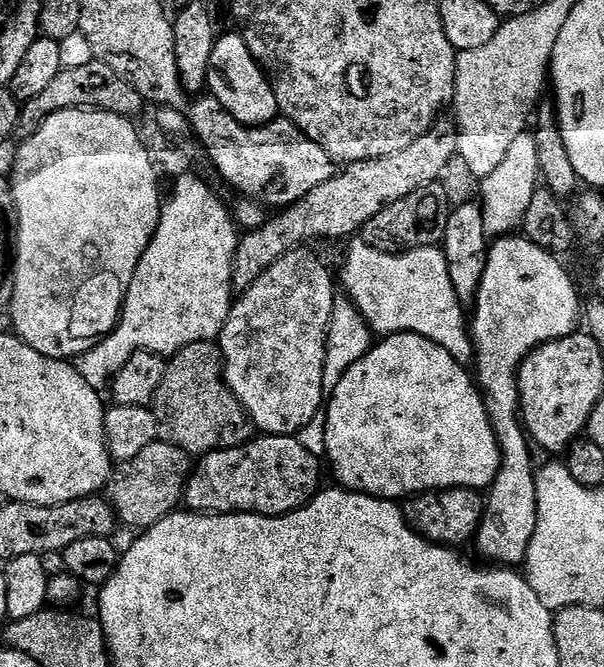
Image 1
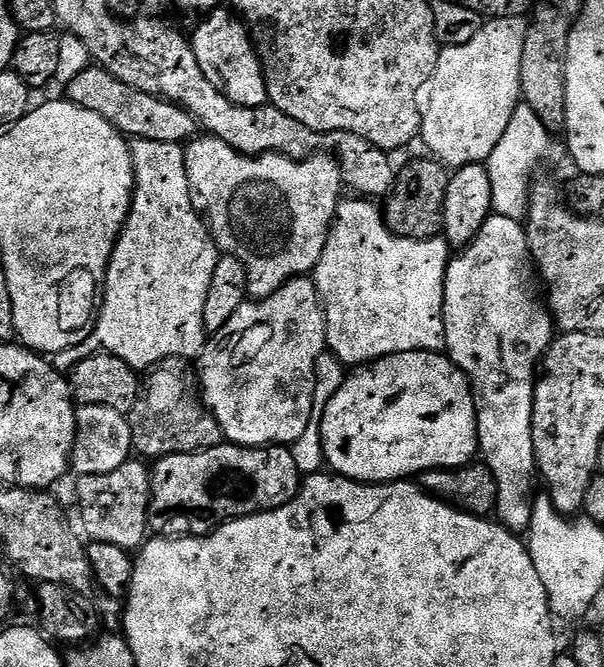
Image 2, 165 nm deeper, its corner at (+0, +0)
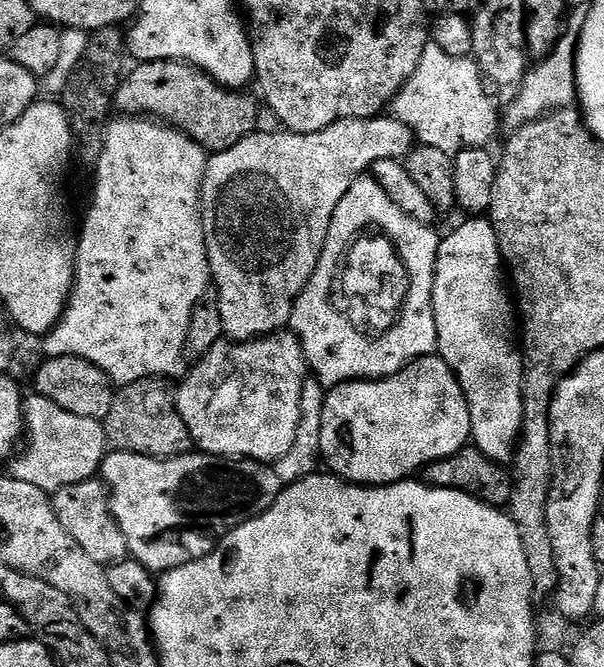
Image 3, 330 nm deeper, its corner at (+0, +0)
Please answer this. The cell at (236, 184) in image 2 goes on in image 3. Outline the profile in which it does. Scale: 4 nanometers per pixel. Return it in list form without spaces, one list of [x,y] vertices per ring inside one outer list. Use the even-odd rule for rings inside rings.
[[[381,114],[361,120],[339,120],[326,130],[314,134],[300,135],[299,132],[279,130],[280,132],[263,132],[257,130],[250,133],[238,146],[230,146],[230,150],[222,150],[207,157],[204,165],[204,177],[200,187],[200,220],[204,224],[204,237],[206,238],[206,250],[208,251],[208,271],[211,283],[216,289],[220,299],[222,310],[222,330],[229,341],[254,340],[261,336],[270,336],[289,327],[292,318],[292,307],[296,305],[296,299],[300,292],[310,282],[314,270],[324,253],[327,234],[330,231],[331,215],[342,201],[351,184],[361,179],[371,169],[374,162],[382,158],[403,161],[414,147],[414,137],[409,124],[403,124],[391,114]]]

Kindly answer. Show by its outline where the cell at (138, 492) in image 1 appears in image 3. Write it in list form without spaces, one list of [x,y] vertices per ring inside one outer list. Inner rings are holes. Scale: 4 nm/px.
[[[93,478],[59,488],[51,501],[58,514],[58,522],[66,526],[66,534],[70,534],[70,538],[74,538],[74,542],[78,542],[78,546],[82,546],[82,550],[94,558],[94,562],[107,566],[129,559],[128,539],[122,534],[112,513],[112,498],[108,494],[108,487],[99,479]]]

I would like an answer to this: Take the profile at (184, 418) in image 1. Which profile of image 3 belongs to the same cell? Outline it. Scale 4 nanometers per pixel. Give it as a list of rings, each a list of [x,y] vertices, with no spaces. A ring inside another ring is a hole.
[[[163,379],[139,380],[123,385],[113,395],[110,414],[103,420],[104,433],[115,451],[157,456],[169,460],[171,456],[183,456],[193,451],[192,435],[186,430],[186,422],[176,409],[173,393]]]

